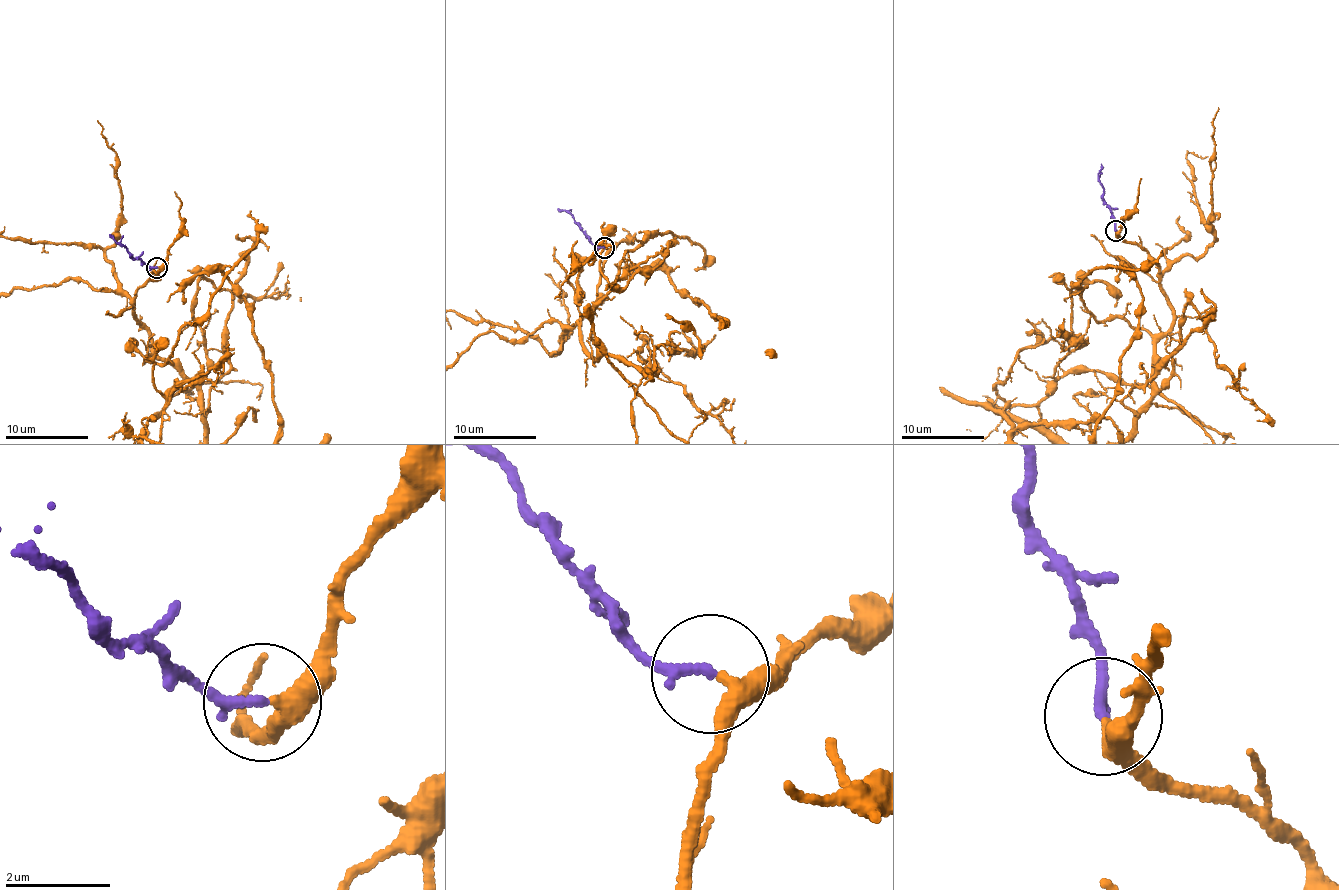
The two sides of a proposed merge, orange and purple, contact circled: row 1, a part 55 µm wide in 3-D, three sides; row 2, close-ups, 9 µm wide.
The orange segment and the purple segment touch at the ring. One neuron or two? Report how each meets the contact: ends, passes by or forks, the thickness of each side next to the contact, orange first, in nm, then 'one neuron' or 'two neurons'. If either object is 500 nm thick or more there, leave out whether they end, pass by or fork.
orange passes by; purple ends; calibres 360 and 200 nm; one neuron

